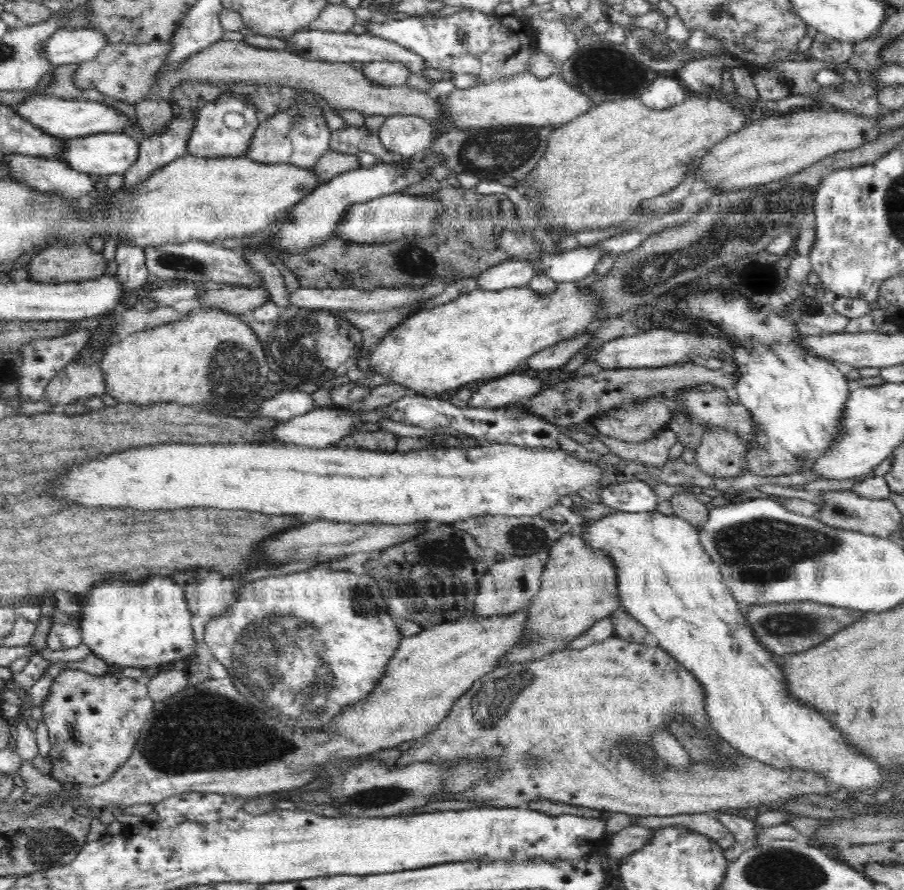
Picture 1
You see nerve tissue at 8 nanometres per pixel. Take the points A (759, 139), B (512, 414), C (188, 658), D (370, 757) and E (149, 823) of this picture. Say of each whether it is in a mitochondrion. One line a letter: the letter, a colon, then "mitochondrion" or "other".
A: other
B: mitochondrion
C: other
D: other
E: other

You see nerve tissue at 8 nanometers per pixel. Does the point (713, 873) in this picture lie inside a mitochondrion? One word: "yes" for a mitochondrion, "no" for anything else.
no

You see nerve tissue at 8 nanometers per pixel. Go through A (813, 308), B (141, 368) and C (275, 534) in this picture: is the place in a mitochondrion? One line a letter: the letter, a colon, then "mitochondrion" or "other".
A: mitochondrion
B: other
C: other

